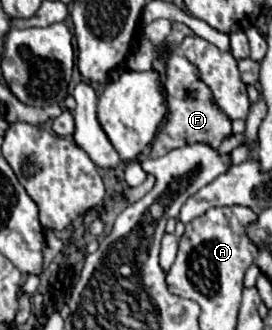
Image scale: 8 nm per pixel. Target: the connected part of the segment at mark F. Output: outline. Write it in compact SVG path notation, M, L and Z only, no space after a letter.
M170 53L166 61L166 81L164 81L164 95L166 95L166 117L164 125L158 131L150 157L162 157L172 149L192 145L192 143L206 143L208 147L216 149L220 143L232 135L232 121L228 115L216 105L210 87L200 79L198 69L178 53Z

